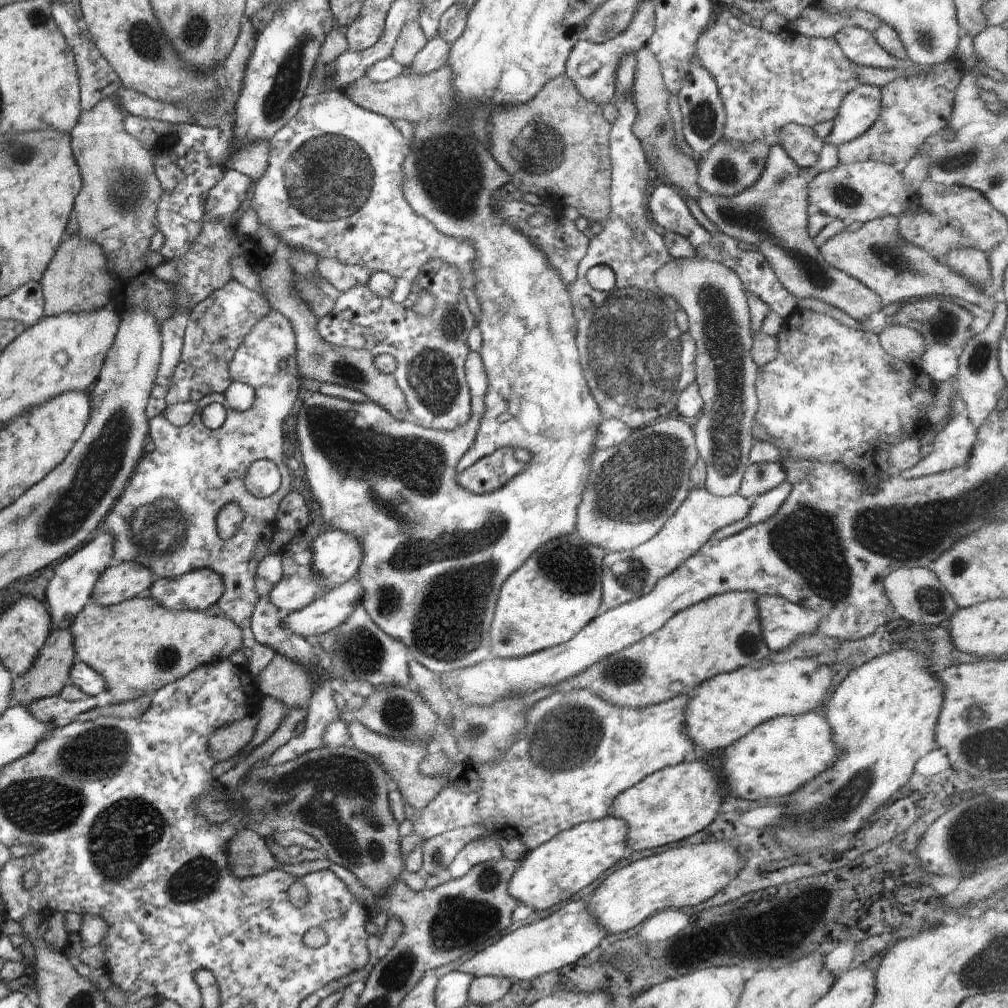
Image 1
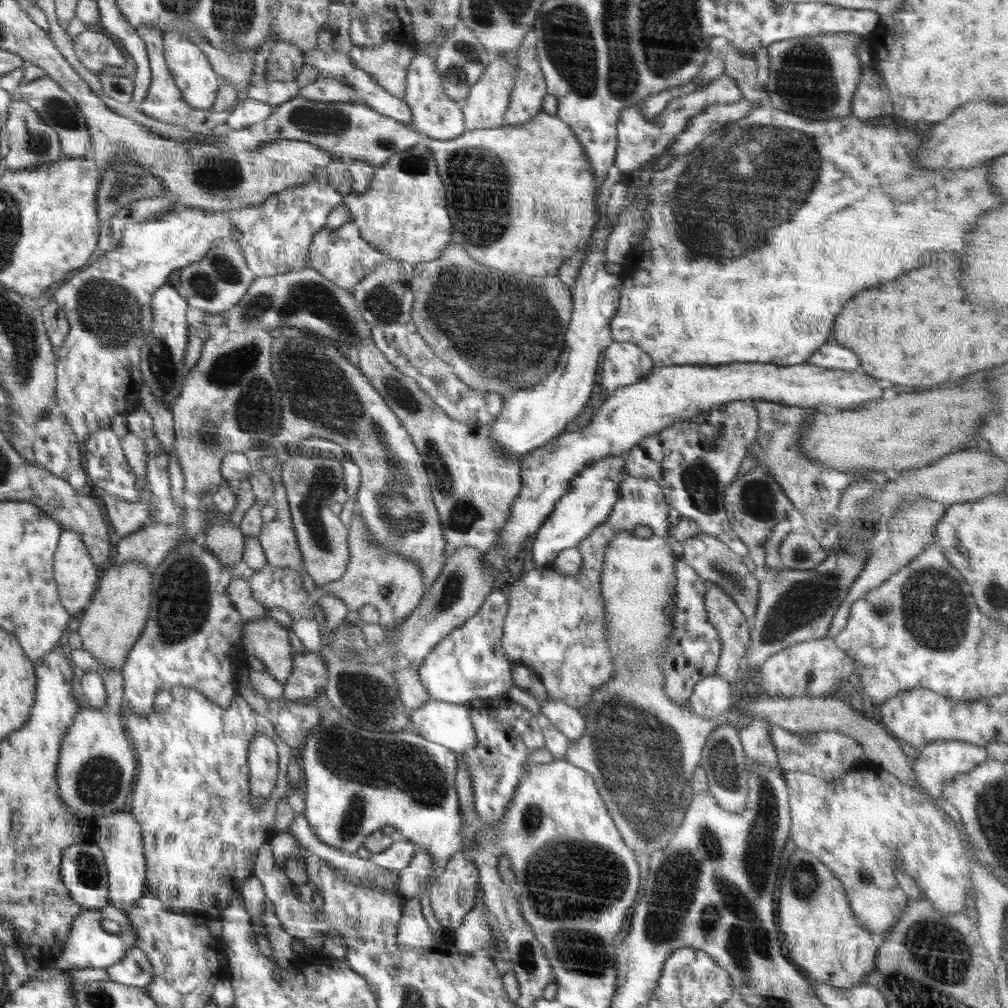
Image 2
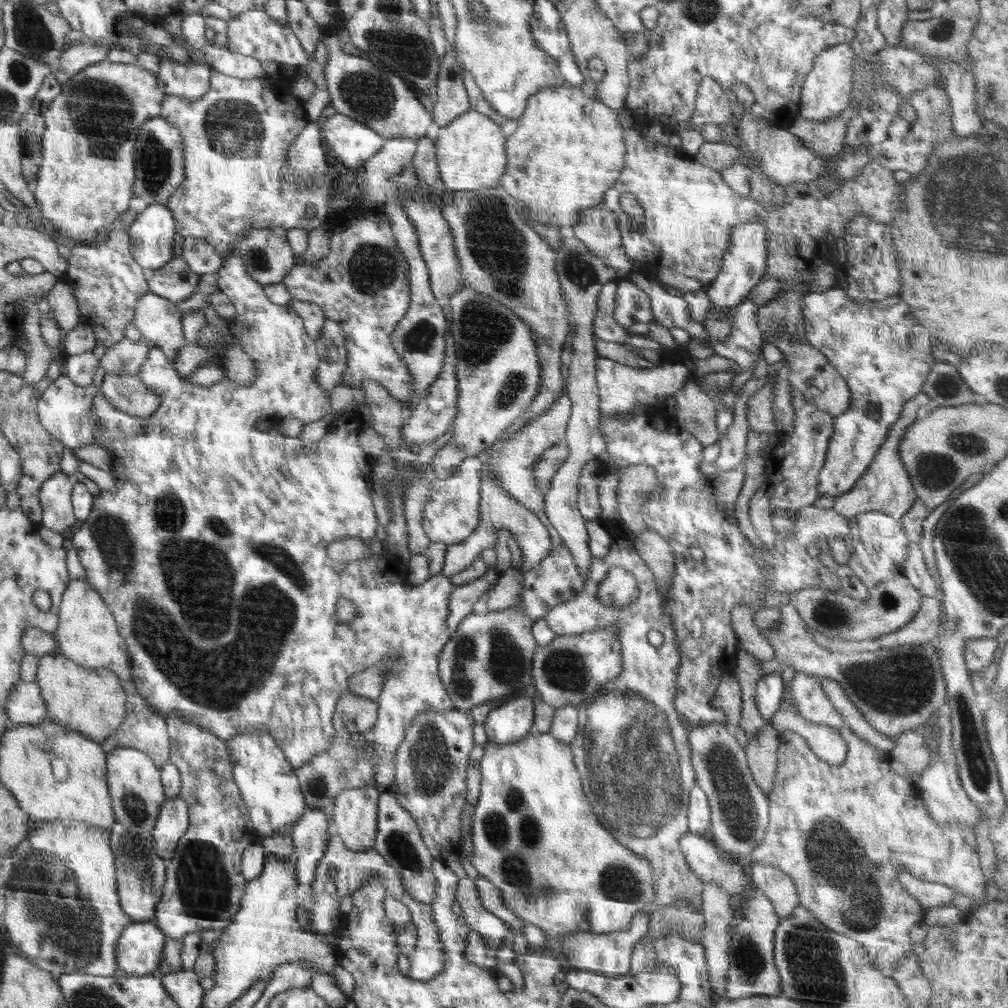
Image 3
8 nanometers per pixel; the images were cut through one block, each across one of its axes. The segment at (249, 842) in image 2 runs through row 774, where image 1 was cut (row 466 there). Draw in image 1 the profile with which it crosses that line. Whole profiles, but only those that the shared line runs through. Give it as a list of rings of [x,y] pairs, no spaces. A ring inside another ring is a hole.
[[[271,308],[266,316],[251,328],[229,364],[232,378],[246,383],[255,390],[254,404],[247,411],[237,411],[226,402],[223,394],[211,393],[197,402],[192,420],[184,426],[177,427],[170,424],[163,414],[149,419],[149,440],[154,441],[154,451],[146,453],[137,464],[137,471],[129,480],[125,494],[114,503],[113,511],[106,516],[105,523],[100,529],[114,539],[114,558],[120,562],[138,562],[149,568],[156,579],[175,579],[187,572],[203,568],[217,572],[225,586],[225,591],[217,602],[218,606],[222,608],[224,616],[237,624],[243,632],[243,648],[252,650],[252,656],[247,660],[246,667],[255,680],[277,653],[273,648],[260,644],[254,638],[250,624],[251,614],[259,599],[255,589],[257,566],[269,553],[273,536],[278,531],[276,513],[281,500],[294,487],[294,480],[290,480],[292,472],[286,468],[287,456],[282,454],[282,424],[290,414],[290,409],[301,390],[302,376],[297,367],[296,351],[293,324],[280,311]],[[218,401],[226,409],[227,415],[224,424],[213,430],[202,423],[202,410],[208,404]],[[259,458],[274,460],[281,471],[281,487],[274,494],[262,498],[251,495],[243,481],[248,467]],[[228,503],[240,506],[244,520],[238,532],[230,540],[223,541],[218,536],[215,518],[219,510]]]

